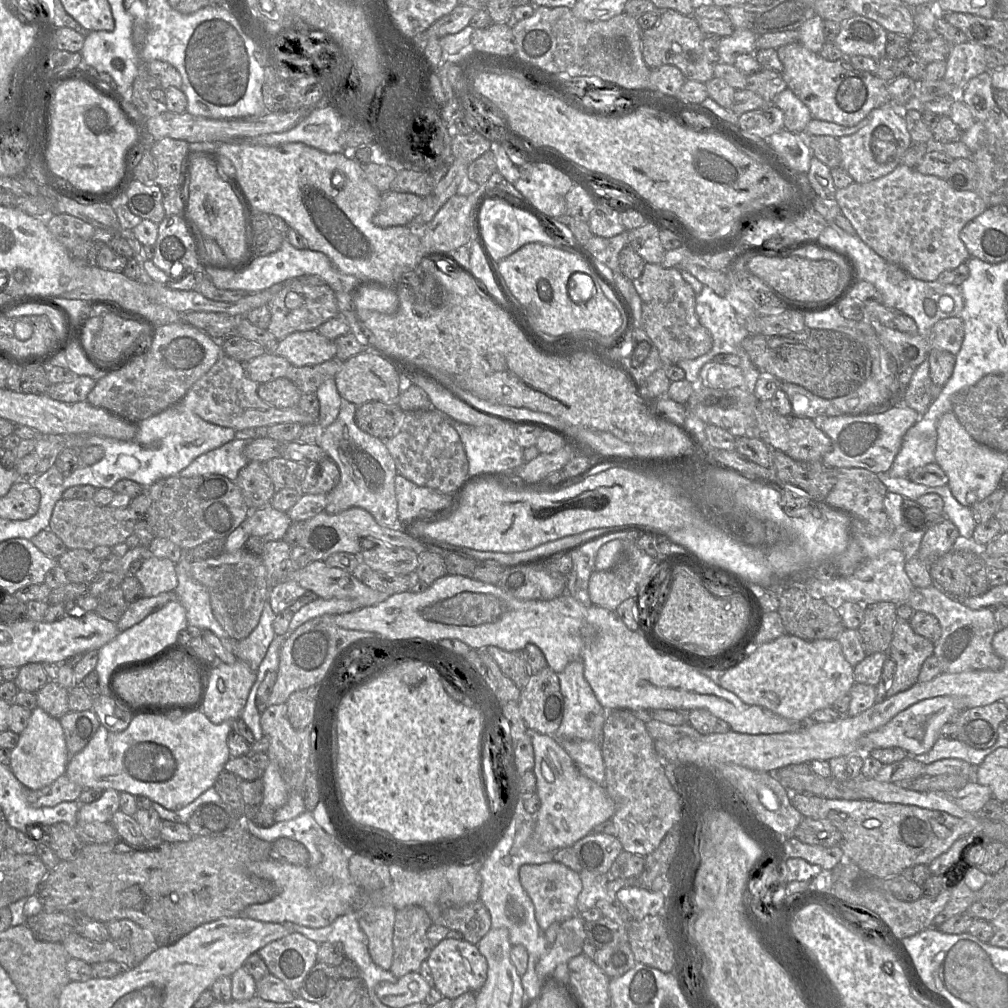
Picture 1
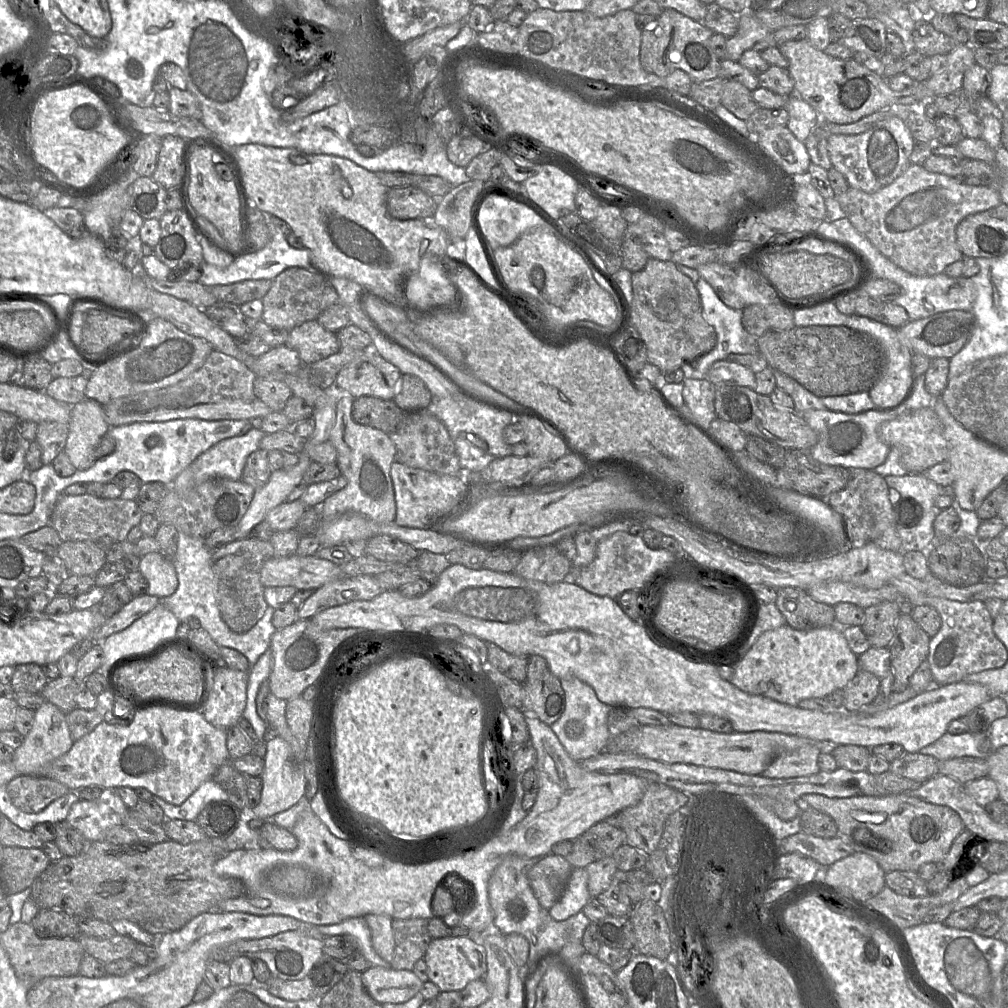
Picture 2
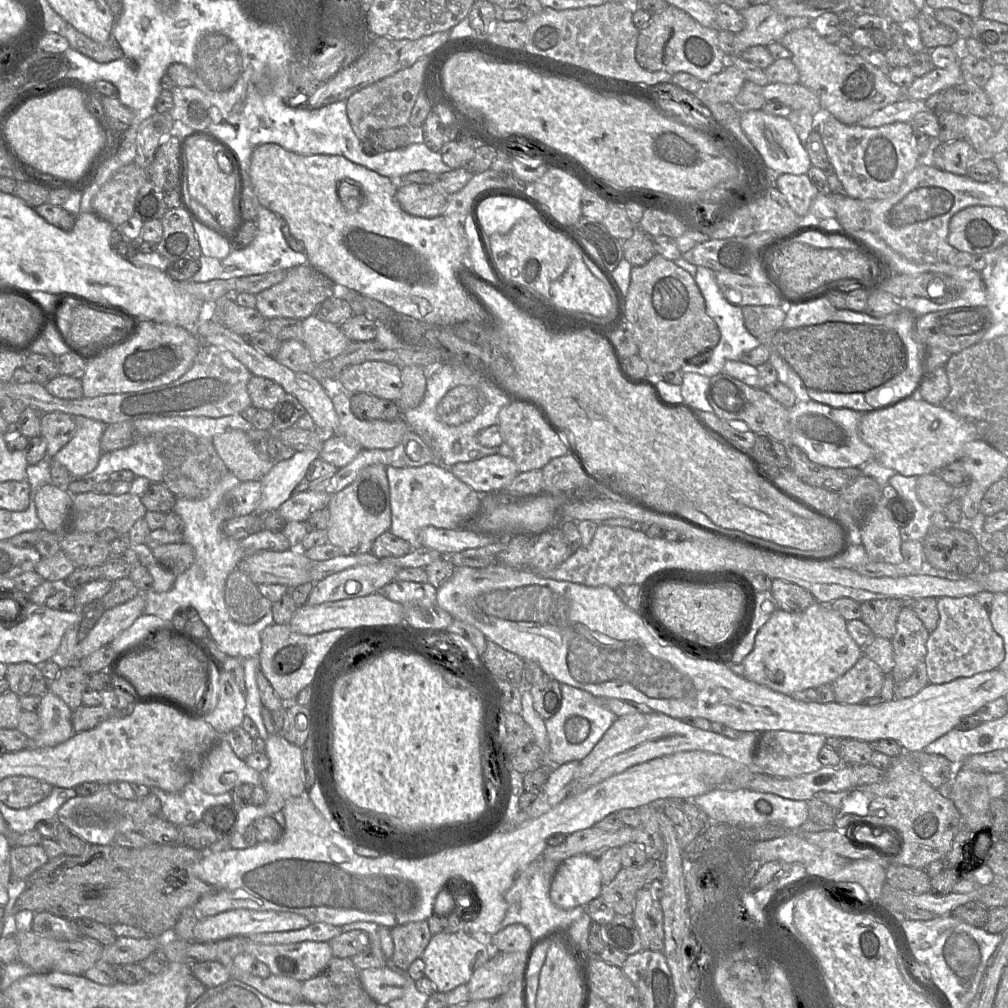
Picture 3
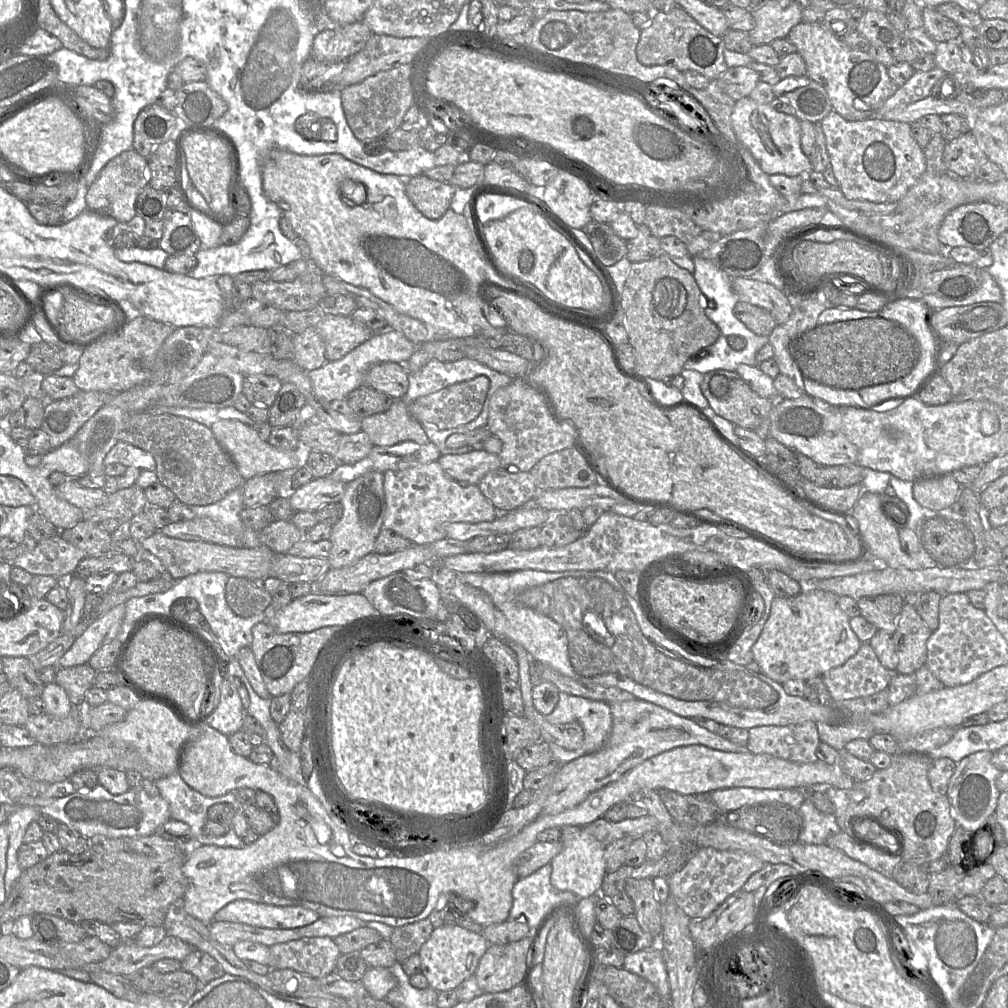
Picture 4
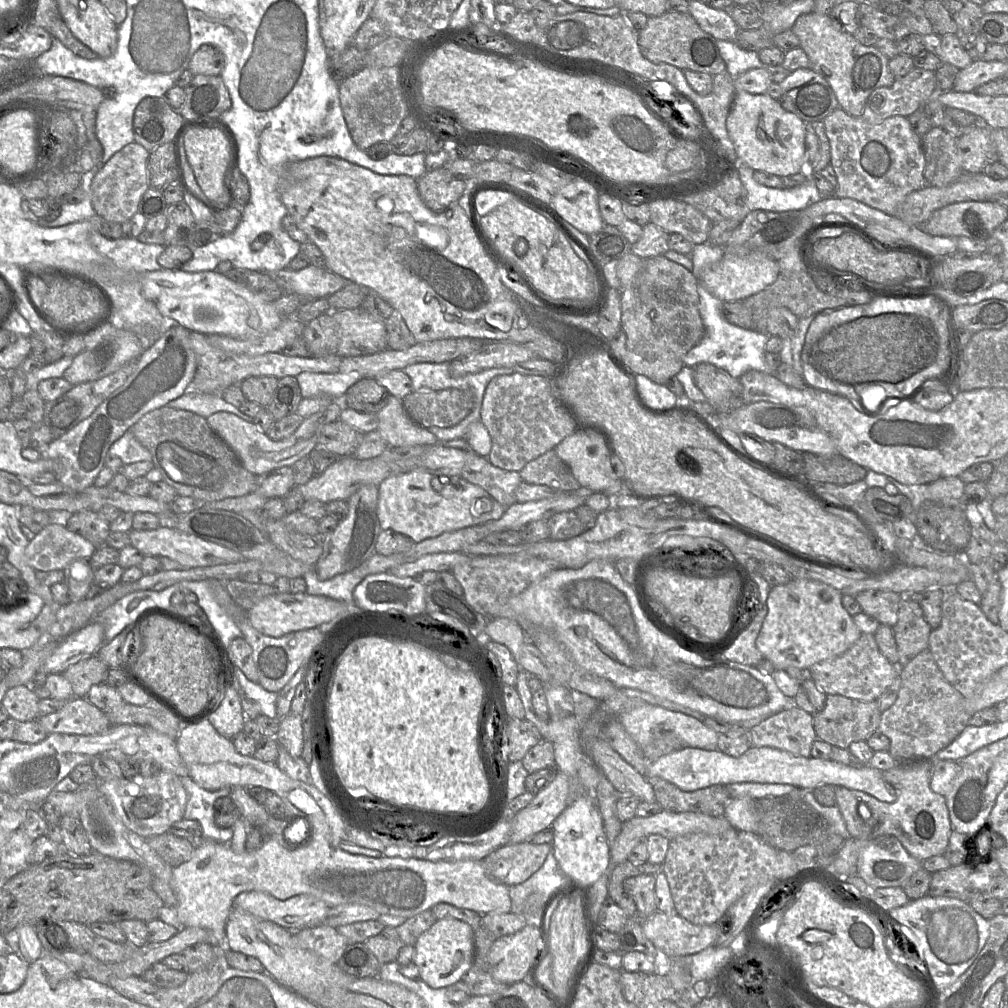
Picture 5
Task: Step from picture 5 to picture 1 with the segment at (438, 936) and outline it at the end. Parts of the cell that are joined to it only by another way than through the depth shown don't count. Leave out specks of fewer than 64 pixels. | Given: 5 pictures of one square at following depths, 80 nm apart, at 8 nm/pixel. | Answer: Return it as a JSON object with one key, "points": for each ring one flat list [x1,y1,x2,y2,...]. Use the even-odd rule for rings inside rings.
{"points":[[444,939,434,946,427,958,432,971,434,987,451,1000,466,992,478,992,484,985,488,963,476,944,465,939]]}

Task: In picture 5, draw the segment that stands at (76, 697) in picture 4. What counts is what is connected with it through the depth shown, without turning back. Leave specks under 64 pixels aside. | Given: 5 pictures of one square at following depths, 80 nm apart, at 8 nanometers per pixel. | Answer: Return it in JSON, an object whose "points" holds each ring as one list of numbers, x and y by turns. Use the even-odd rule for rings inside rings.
{"points":[[93,655,68,667,63,675,70,682,74,697,86,698,90,688,106,681,109,667]]}

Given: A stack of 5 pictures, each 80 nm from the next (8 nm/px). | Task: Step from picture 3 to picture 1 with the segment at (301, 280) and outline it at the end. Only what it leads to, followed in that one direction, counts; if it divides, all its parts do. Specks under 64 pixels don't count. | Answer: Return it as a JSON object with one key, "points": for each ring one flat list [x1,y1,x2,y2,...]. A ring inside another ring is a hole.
{"points":[[295,281,283,282,286,286,268,304,271,311,268,330,278,341,294,332,316,330,327,320,339,316,336,292,327,283,311,285]]}

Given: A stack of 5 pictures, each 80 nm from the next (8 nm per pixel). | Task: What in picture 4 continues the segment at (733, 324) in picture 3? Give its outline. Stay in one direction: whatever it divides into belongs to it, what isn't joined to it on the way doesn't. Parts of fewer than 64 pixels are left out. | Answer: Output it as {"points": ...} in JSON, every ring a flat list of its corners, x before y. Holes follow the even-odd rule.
{"points":[[693,256,694,279,703,295,704,313,720,330,718,340,700,353,697,358,688,360,684,369,695,370,701,374,707,374,716,370,736,372,739,365,757,366,757,352,769,342,769,337,759,336,750,331,734,315,734,307,739,301,732,288,732,278,713,262]]}

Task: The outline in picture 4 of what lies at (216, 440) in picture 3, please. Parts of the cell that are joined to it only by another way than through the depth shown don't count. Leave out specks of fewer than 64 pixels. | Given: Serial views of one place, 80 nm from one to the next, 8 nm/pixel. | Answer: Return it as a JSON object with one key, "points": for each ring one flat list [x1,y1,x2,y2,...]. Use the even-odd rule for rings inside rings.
{"points":[[221,419,211,426,211,431,221,445,234,461,241,476,248,480,254,476,268,472,282,472,288,469,298,469,306,465,310,450,298,439,295,449,285,451,271,446,267,441,260,438,257,431,238,420]]}

